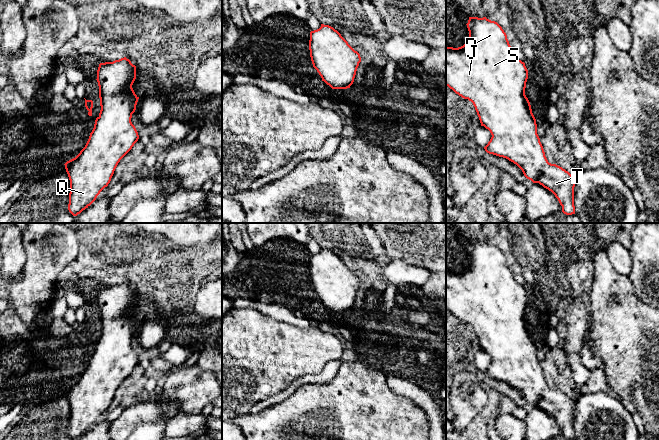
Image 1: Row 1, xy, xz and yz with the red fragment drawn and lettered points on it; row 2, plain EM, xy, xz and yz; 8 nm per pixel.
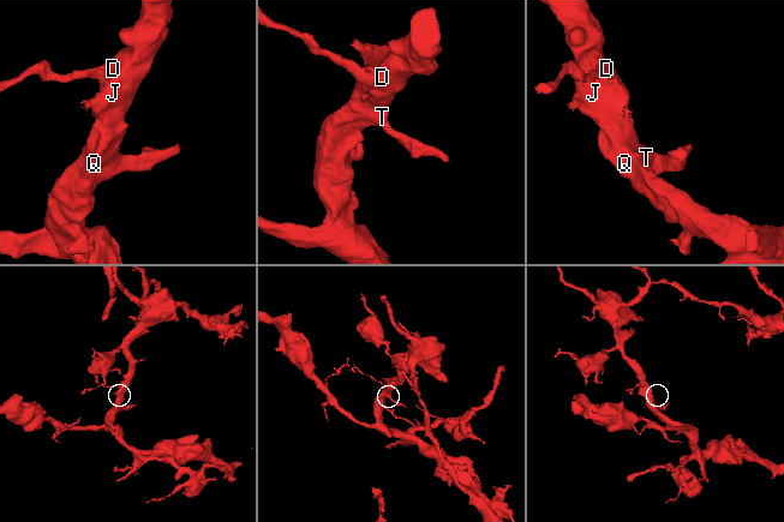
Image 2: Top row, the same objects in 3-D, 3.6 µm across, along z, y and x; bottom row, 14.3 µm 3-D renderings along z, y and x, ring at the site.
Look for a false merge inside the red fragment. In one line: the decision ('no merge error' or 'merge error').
no merge error

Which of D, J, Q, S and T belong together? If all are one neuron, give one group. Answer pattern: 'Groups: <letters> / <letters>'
Groups: D J Q S T

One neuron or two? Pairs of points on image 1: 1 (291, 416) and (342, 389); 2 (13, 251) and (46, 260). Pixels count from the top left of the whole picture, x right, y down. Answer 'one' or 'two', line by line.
1: one
2: two

